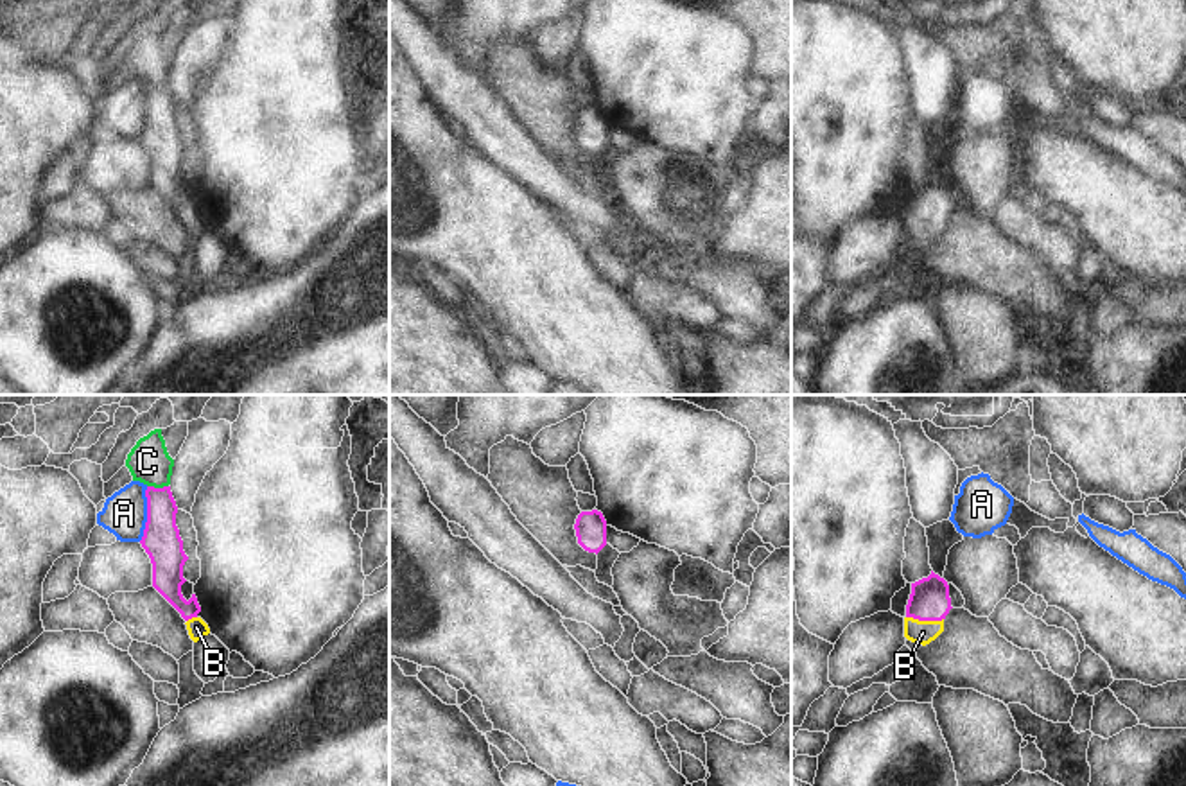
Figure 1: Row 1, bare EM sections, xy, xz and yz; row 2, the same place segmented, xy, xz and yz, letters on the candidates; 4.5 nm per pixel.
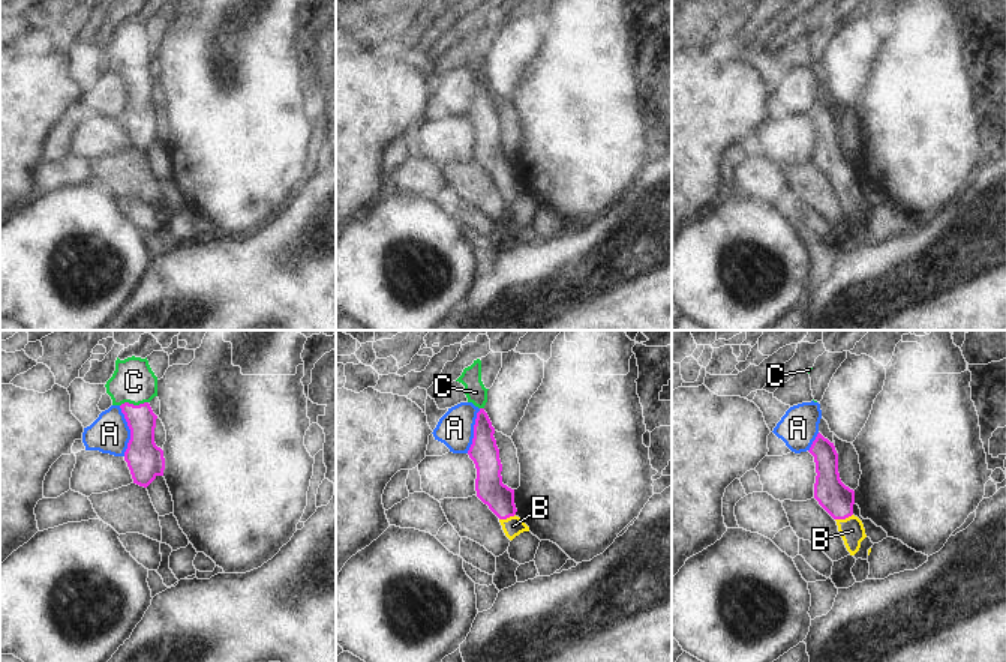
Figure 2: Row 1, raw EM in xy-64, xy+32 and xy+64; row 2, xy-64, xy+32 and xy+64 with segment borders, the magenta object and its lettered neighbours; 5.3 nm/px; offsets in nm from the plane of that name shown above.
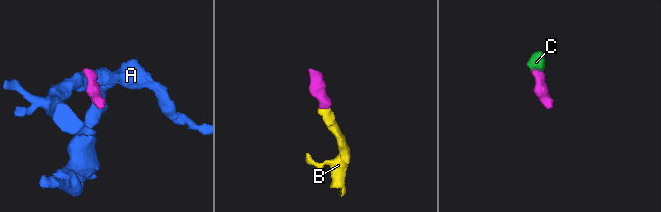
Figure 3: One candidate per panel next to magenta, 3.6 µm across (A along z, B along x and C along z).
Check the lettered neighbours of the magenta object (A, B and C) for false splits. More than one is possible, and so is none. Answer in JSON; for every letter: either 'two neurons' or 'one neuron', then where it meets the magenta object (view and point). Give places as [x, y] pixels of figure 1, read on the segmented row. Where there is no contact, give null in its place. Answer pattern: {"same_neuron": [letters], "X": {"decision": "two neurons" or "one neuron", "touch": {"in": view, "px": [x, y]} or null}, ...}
{"same_neuron": ["B", "C"], "A": {"decision": "two neurons", "touch": {"in": "xy", "px": [148, 514]}}, "B": {"decision": "one neuron", "touch": {"in": "yz", "px": [924, 620]}}, "C": {"decision": "one neuron", "touch": {"in": "xy", "px": [158, 489]}}}

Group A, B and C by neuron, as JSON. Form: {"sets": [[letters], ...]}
{"sets": [["A"], ["B", "C"]]}

